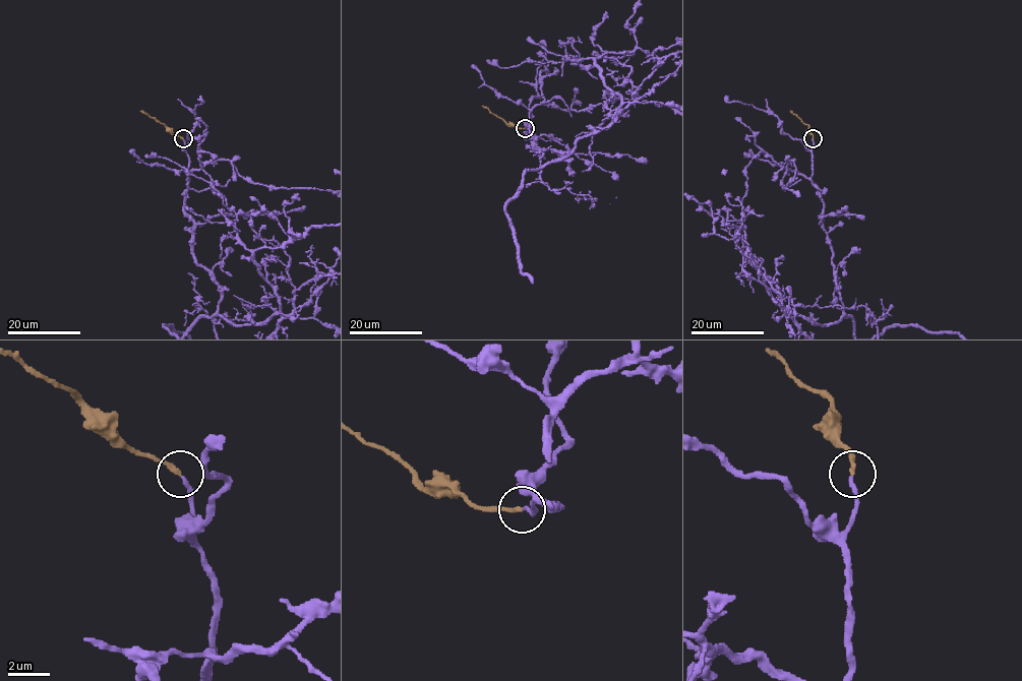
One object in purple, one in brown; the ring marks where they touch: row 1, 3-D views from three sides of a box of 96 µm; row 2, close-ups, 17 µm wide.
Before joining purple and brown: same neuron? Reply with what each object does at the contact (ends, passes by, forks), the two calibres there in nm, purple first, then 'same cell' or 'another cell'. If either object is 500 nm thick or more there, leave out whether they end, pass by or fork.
purple ends | brown ends | 200/220 nm | same cell

